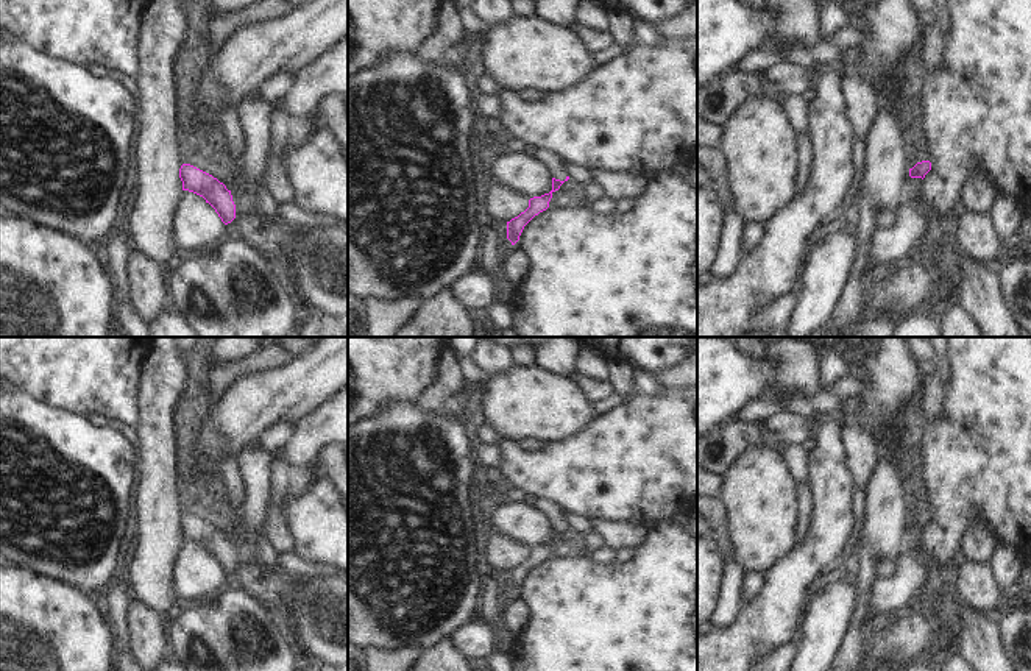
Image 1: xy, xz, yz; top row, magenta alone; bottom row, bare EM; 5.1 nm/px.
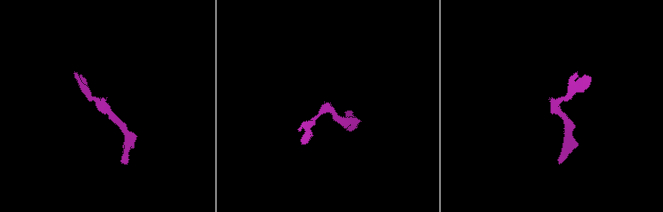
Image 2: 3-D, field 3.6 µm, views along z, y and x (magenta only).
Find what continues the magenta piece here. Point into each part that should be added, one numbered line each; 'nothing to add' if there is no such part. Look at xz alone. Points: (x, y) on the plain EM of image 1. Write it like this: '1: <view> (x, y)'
1: xz (556, 517).

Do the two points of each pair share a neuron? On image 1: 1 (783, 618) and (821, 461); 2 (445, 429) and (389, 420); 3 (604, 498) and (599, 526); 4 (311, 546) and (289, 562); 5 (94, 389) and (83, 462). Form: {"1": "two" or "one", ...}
{"1": "one", "2": "one", "3": "two", "4": "two", "5": "two"}

